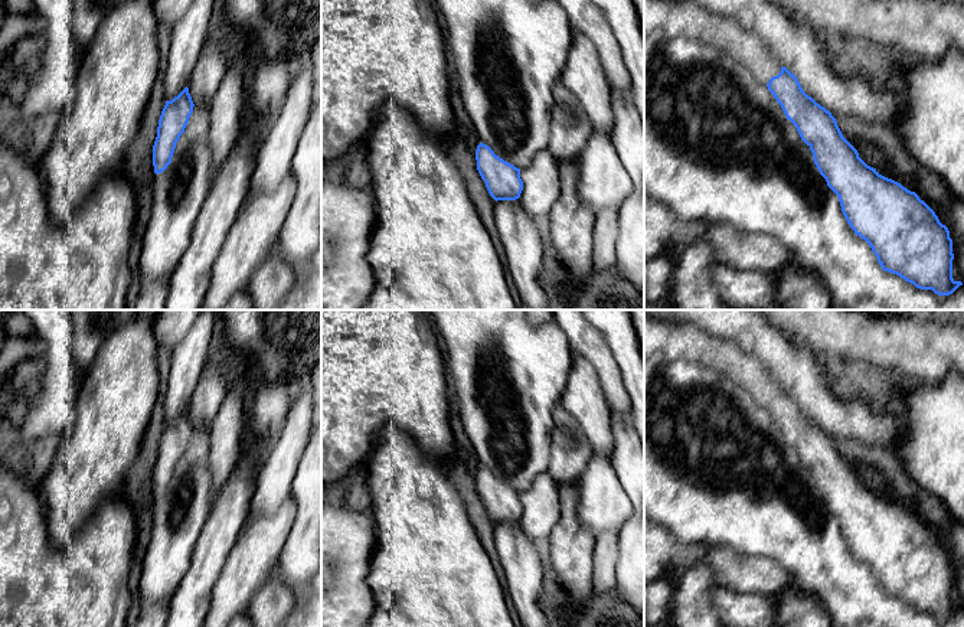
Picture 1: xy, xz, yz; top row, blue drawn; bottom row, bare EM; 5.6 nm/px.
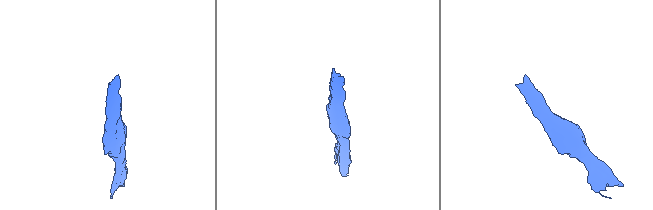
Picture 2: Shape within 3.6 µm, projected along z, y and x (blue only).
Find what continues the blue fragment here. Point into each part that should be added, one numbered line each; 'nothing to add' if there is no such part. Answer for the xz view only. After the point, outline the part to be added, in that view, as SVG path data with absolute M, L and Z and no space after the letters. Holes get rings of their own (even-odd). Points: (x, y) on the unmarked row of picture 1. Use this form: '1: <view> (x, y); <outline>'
nothing to add

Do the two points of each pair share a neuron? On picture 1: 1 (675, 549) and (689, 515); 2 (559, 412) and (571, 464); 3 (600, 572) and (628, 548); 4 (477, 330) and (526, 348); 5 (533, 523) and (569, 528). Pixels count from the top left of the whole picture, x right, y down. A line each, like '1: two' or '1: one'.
1: two
2: one
3: two
4: one
5: two

